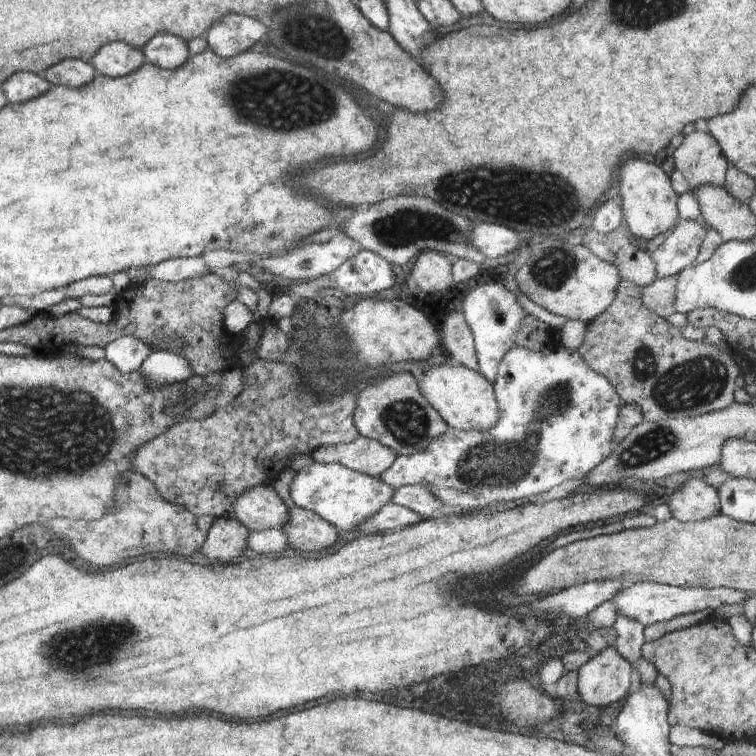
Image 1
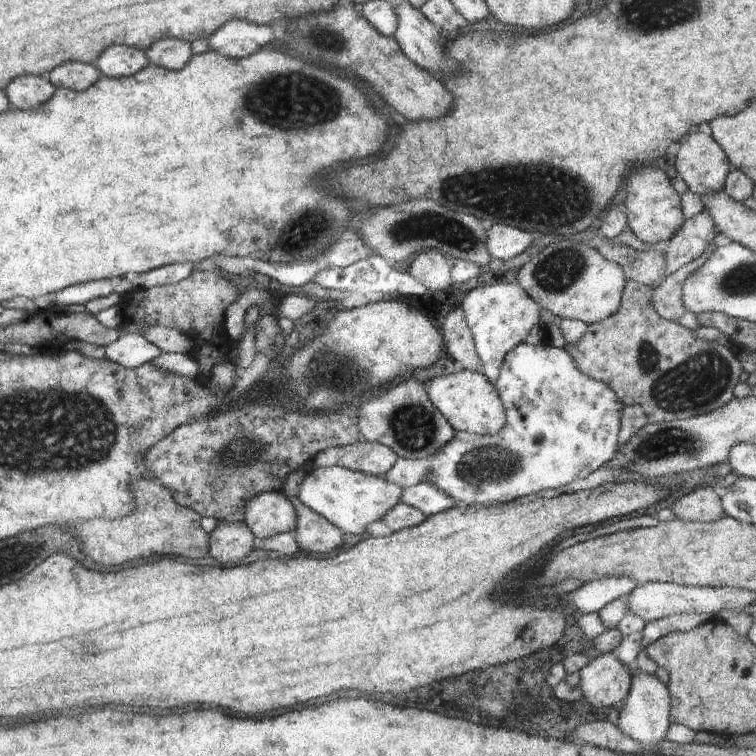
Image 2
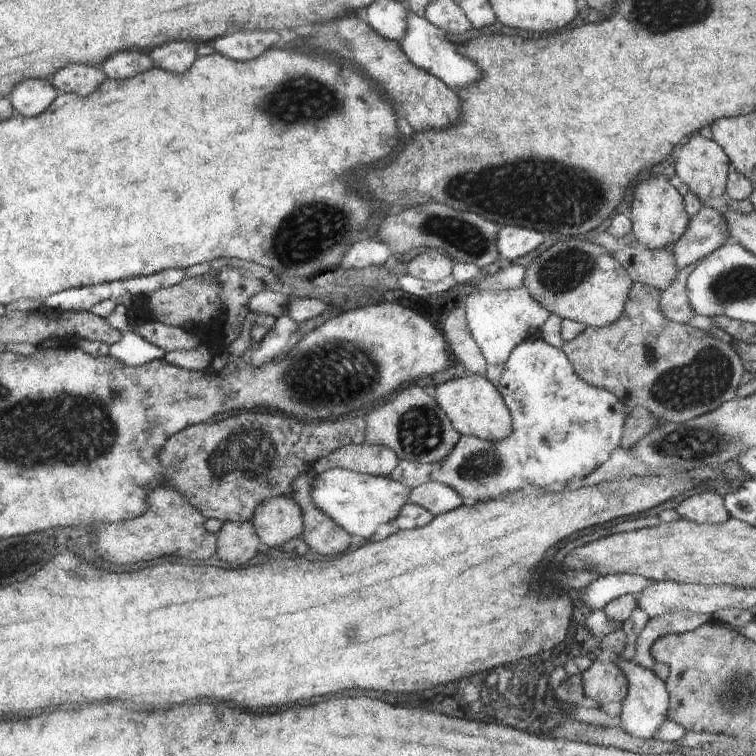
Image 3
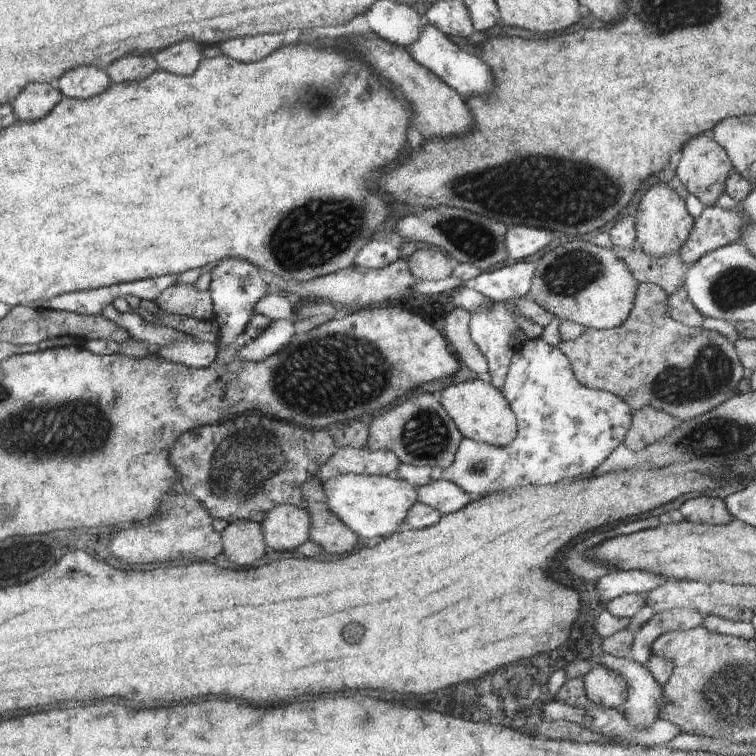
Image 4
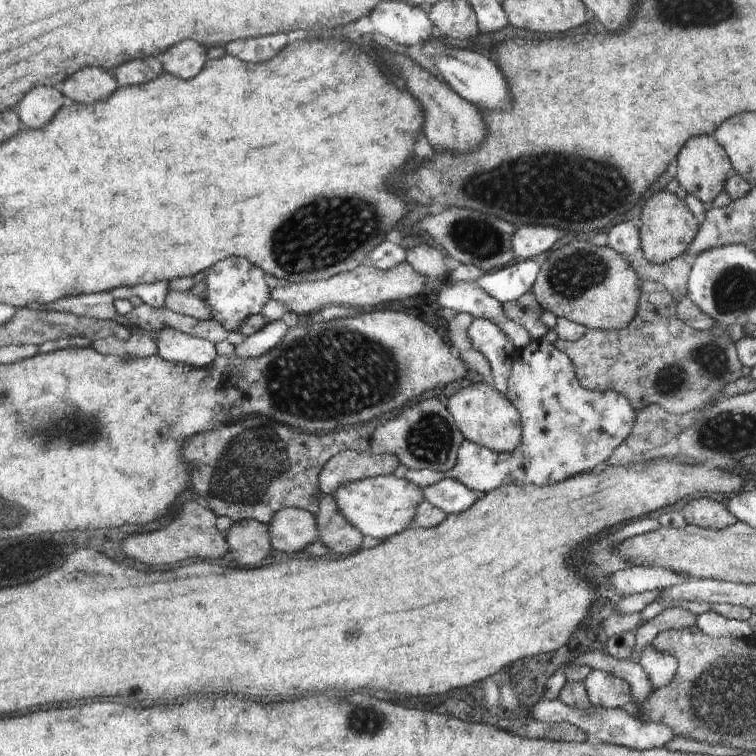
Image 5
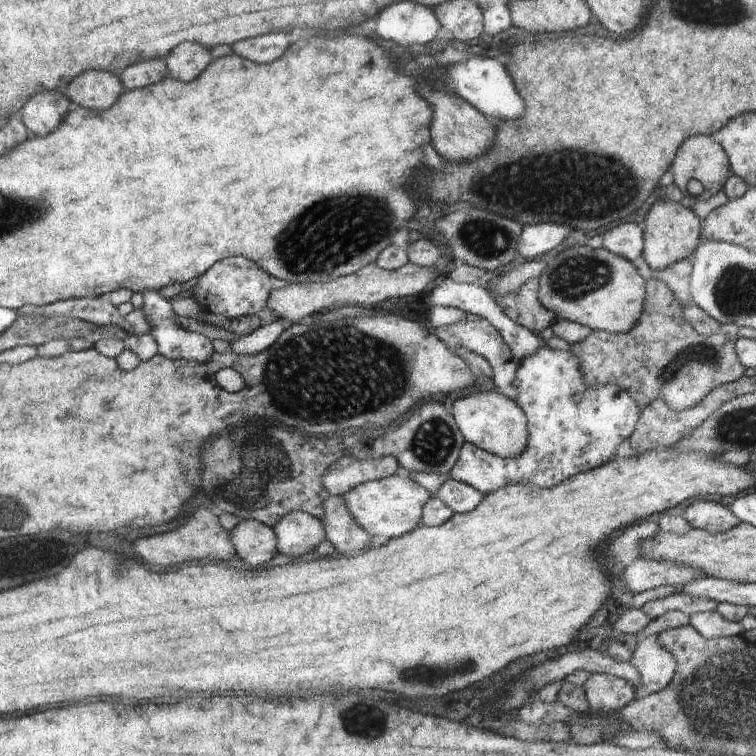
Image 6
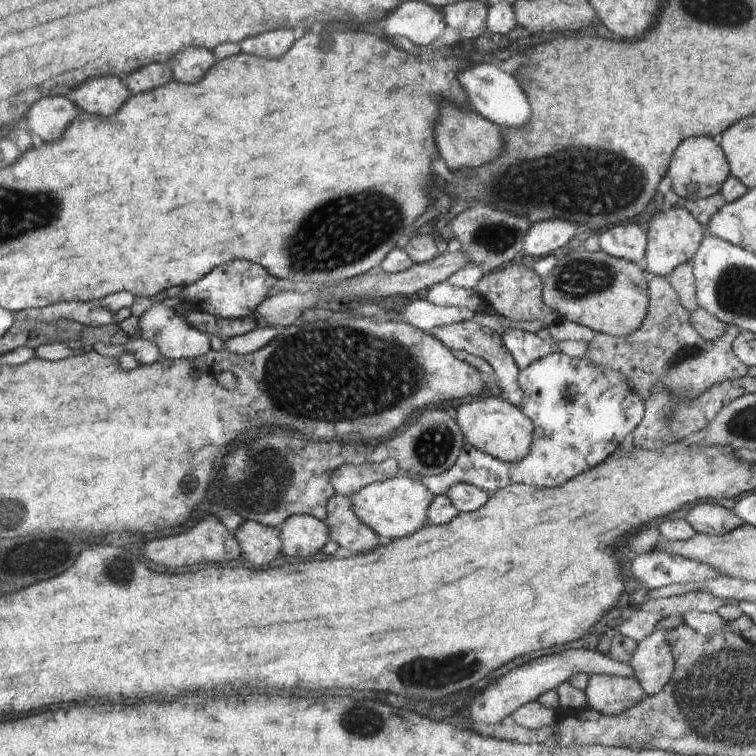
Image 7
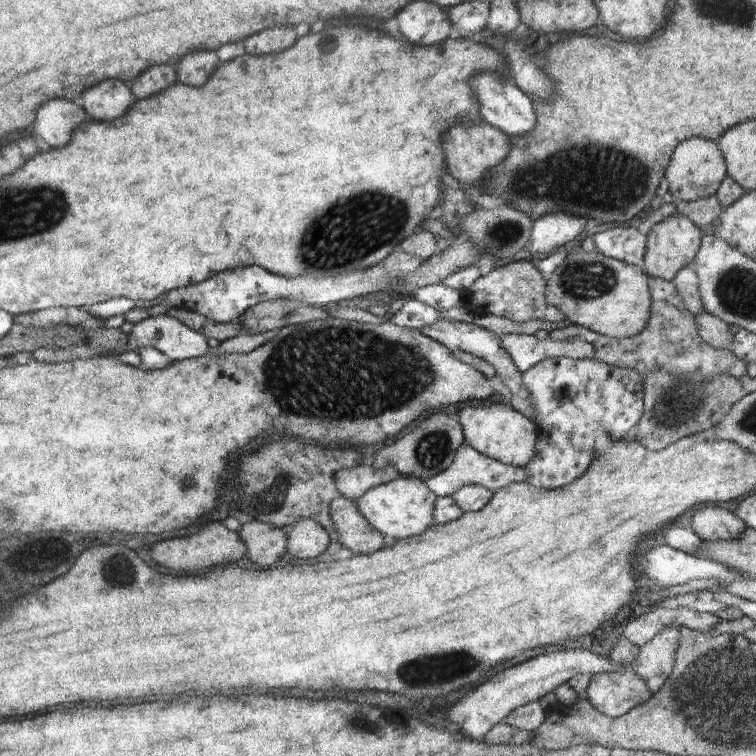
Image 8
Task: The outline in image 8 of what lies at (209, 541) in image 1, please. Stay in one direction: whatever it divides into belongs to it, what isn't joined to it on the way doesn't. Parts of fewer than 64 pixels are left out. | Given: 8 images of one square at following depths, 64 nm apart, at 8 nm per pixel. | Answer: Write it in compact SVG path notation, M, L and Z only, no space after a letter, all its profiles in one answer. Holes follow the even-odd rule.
M248 520L237 532L246 544L248 558L258 566L272 566L282 554L286 553L288 536L283 528L266 524L260 520Z

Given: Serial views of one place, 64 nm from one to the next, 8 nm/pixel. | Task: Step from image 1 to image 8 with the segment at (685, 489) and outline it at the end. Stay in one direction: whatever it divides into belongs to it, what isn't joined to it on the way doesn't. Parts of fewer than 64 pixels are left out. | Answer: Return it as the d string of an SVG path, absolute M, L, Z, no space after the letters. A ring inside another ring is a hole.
M700 505L692 516L691 528L702 542L714 542L738 538L746 530L746 524L720 505Z

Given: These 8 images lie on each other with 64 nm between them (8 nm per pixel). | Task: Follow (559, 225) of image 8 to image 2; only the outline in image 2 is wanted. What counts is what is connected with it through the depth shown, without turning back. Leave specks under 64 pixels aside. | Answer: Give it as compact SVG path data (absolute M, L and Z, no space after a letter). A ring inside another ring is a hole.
M489 224L486 229L486 248L492 260L498 264L508 262L530 247L535 247L530 231L508 225Z

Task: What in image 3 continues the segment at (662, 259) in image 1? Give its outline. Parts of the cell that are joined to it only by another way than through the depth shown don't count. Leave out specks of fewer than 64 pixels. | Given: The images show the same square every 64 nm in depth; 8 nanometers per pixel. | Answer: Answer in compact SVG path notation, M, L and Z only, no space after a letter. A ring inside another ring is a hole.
M702 207L696 216L690 216L686 232L670 248L676 260L676 268L684 269L699 262L717 248L726 245L726 240L732 240L732 236L728 234L720 210Z

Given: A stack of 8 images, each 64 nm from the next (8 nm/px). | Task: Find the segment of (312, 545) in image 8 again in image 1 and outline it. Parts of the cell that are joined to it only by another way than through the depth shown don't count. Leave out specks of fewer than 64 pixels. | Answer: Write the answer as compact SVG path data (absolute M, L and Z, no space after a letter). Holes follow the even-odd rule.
M260 484L232 500L234 517L250 531L280 529L288 522L288 508L271 485Z

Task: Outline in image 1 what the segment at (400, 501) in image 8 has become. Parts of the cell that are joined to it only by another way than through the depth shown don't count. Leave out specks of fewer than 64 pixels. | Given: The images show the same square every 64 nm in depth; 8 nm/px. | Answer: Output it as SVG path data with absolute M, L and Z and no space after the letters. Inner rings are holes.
M338 463L306 464L302 470L294 474L290 484L290 496L294 504L315 512L332 526L346 532L359 530L362 522L368 520L372 514L376 514L380 508L388 506L394 491L394 488L382 482L379 477L350 470Z

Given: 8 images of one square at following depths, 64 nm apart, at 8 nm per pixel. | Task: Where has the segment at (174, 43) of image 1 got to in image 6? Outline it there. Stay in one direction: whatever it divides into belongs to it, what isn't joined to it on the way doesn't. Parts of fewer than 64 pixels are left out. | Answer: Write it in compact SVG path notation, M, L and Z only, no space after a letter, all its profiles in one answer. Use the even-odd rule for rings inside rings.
M194 42L178 44L168 56L162 58L172 74L172 78L190 82L194 80L210 62L210 52Z

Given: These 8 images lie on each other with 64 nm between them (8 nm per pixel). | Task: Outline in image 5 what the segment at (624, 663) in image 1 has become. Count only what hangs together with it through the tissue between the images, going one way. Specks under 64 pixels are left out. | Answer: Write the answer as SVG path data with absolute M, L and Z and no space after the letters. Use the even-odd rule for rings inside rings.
M591 670L583 683L592 706L618 709L631 705L631 687L612 673Z

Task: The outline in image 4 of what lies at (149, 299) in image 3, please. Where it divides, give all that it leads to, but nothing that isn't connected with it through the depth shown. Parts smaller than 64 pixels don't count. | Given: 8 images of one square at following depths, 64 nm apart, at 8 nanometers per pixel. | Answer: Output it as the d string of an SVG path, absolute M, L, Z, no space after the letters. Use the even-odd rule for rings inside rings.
M174 284L164 290L155 303L166 314L215 321L210 291L198 290L194 285Z

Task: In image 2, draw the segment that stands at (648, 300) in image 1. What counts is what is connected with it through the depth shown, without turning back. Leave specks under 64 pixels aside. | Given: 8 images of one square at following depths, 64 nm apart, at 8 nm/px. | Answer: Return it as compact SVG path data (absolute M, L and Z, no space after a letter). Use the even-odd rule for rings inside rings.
M722 233L718 234L718 236L710 242L710 246L706 248L706 252L704 252L700 258L689 262L686 266L666 276L658 288L652 289L652 306L654 306L654 310L656 310L662 318L677 322L677 320L687 312L687 309L684 308L684 302L682 302L682 286L684 286L686 278L697 268L700 268L700 266L706 262L706 259L712 256L712 252L714 252L719 245L723 247L731 242L732 240L726 238Z

